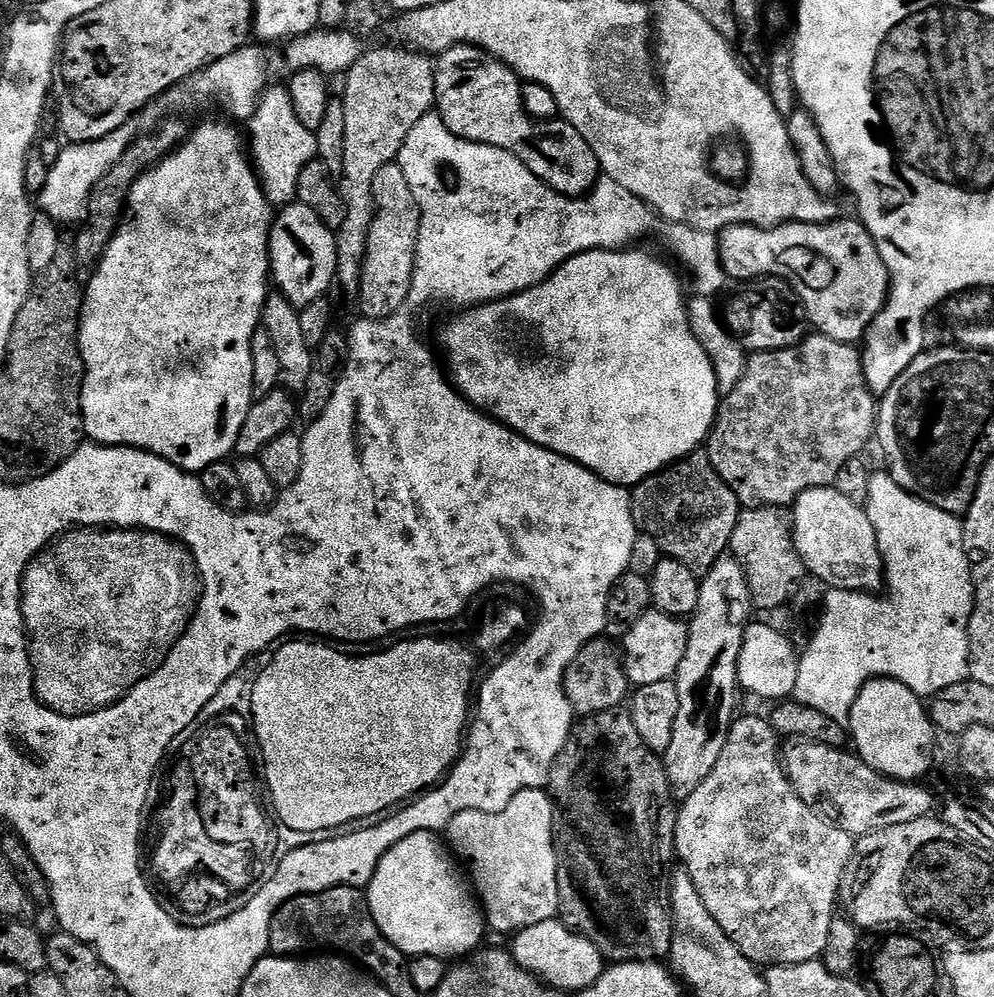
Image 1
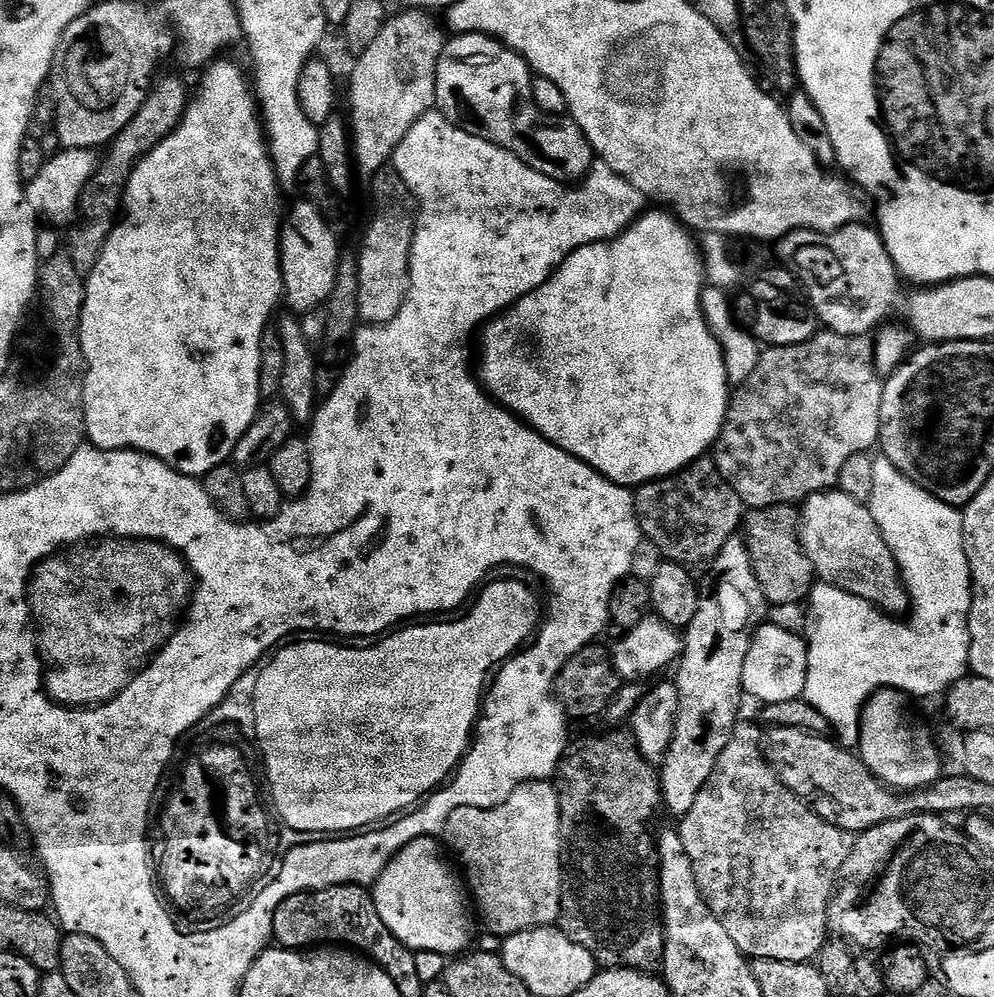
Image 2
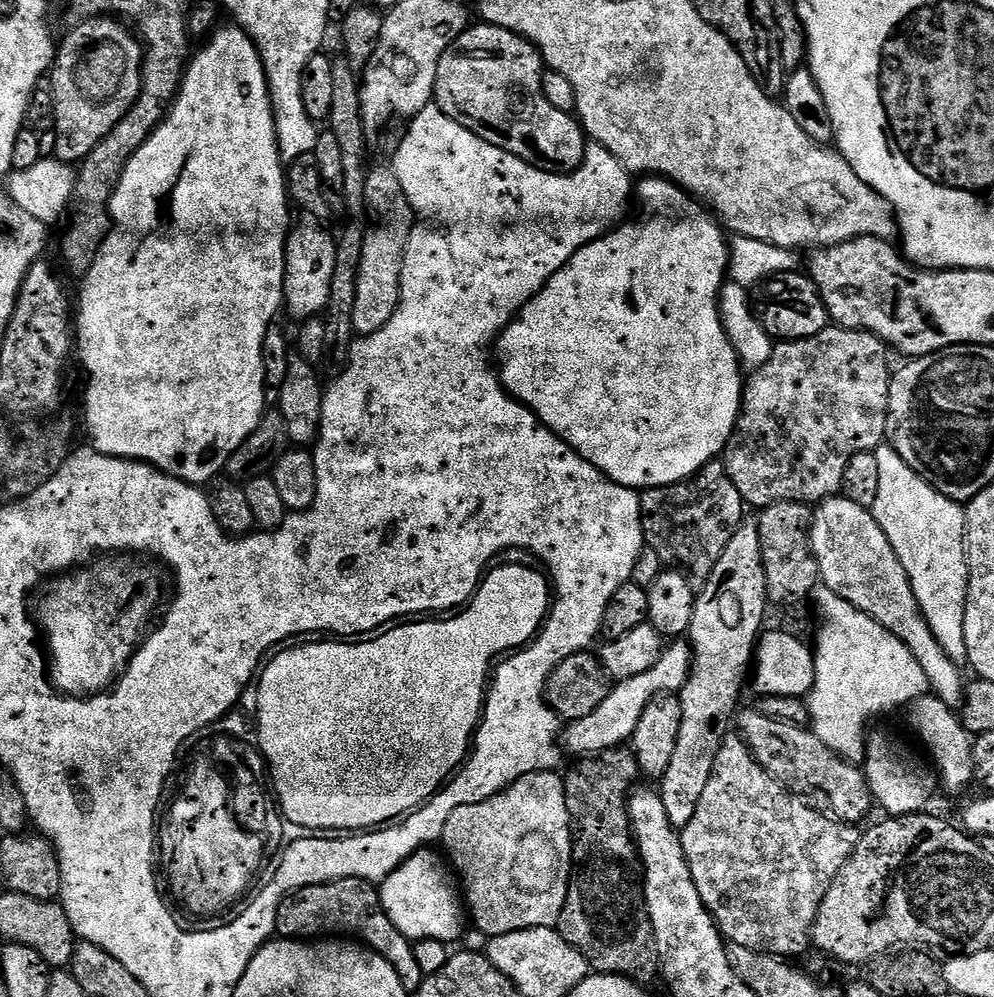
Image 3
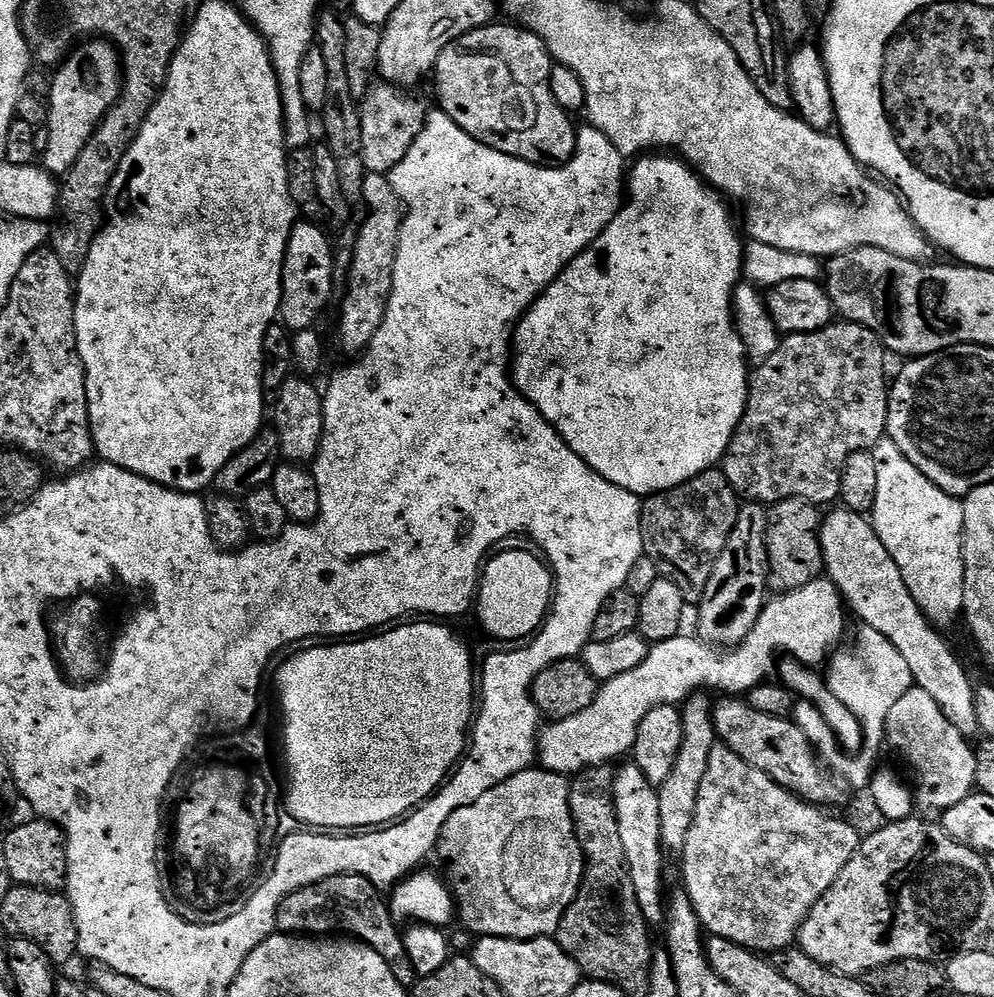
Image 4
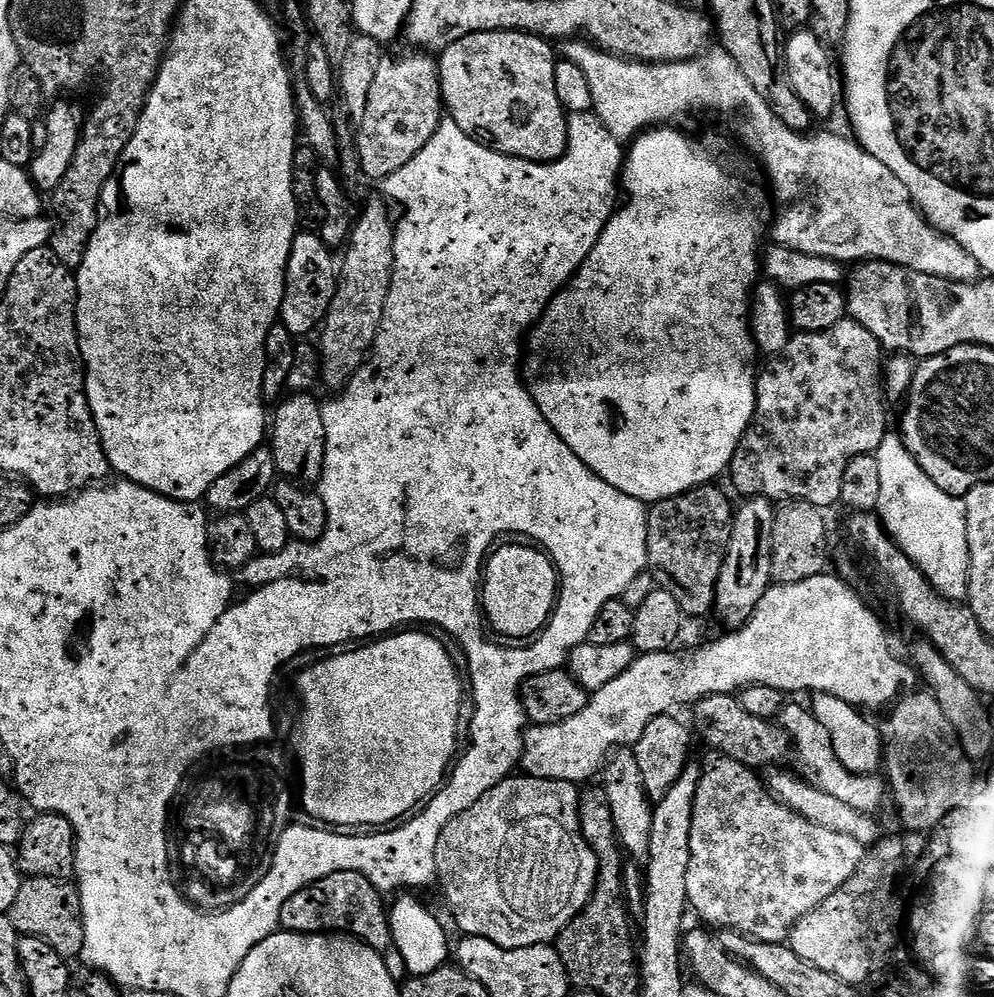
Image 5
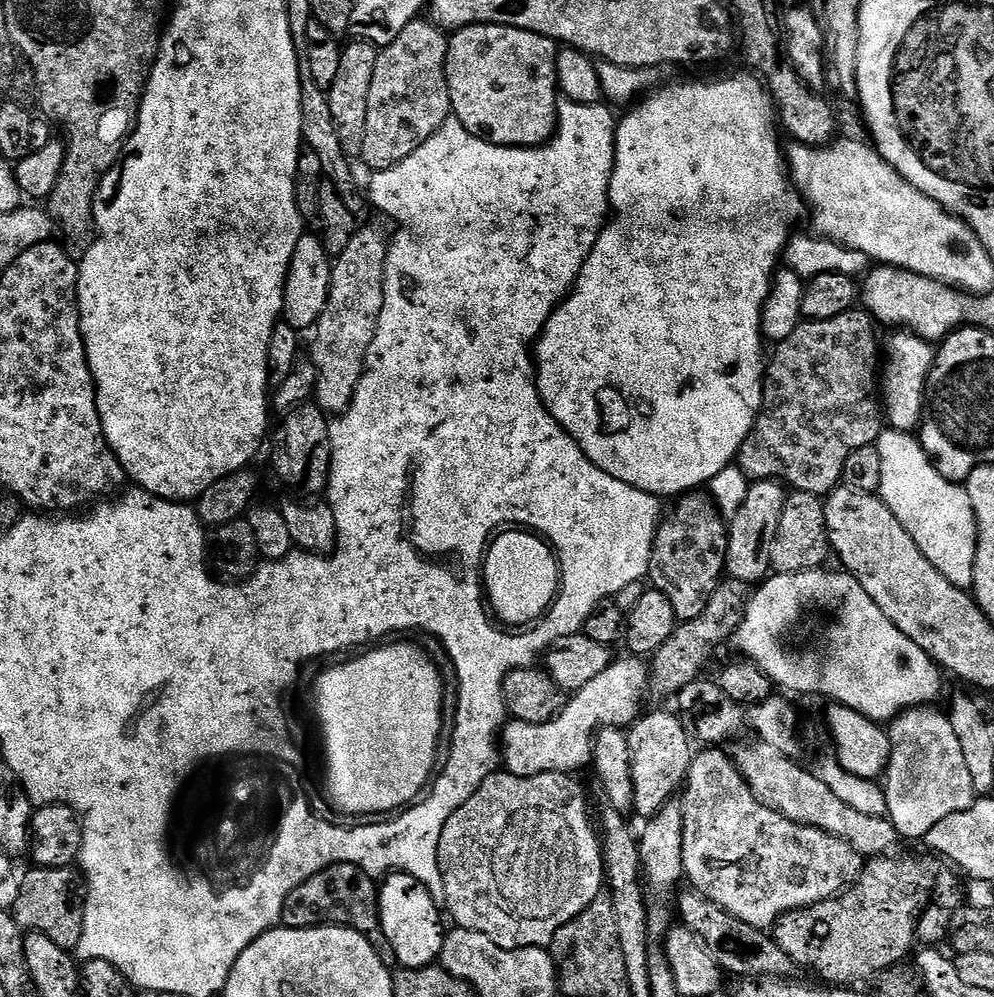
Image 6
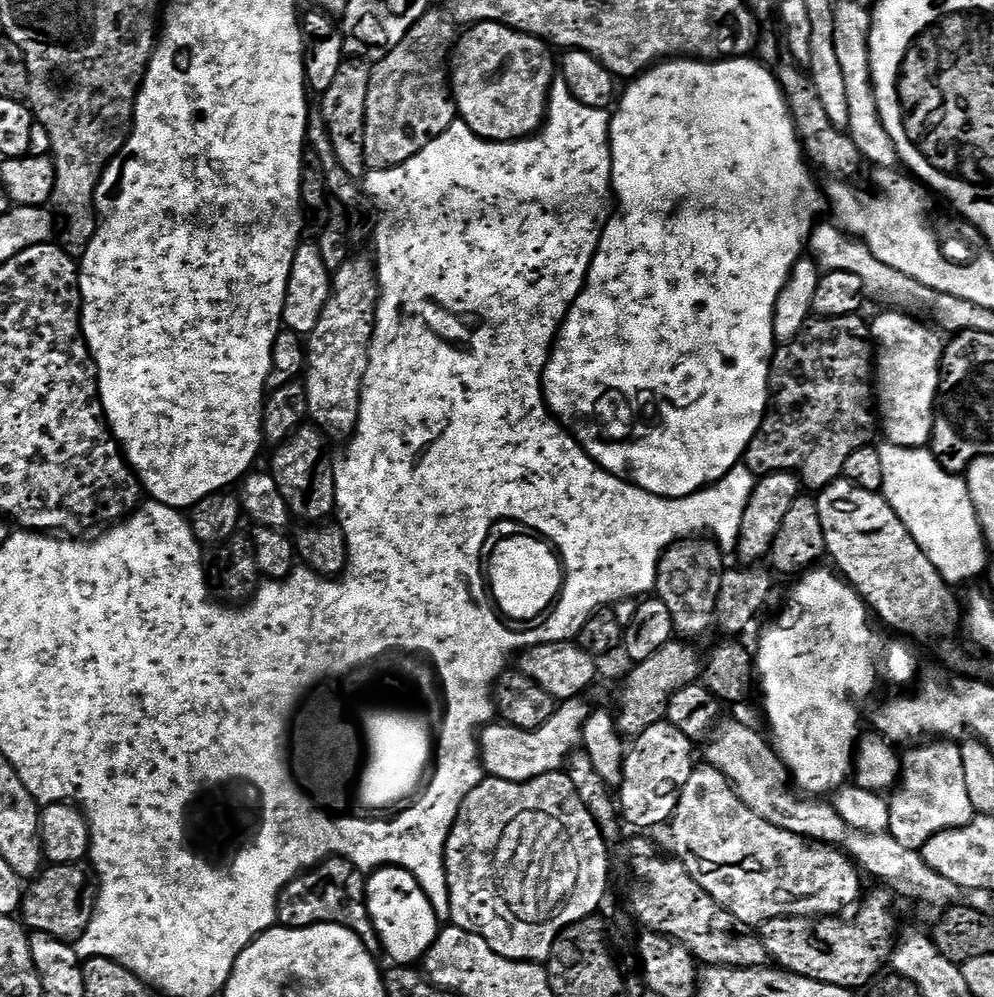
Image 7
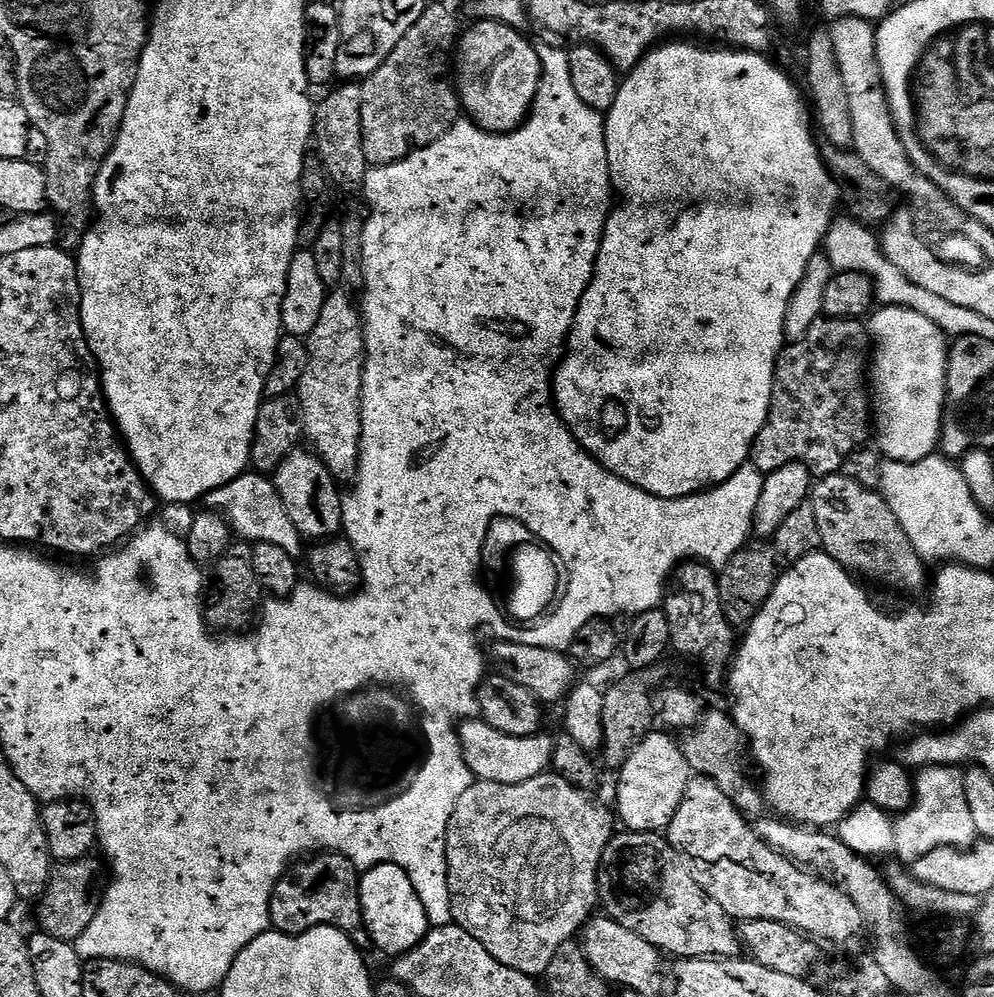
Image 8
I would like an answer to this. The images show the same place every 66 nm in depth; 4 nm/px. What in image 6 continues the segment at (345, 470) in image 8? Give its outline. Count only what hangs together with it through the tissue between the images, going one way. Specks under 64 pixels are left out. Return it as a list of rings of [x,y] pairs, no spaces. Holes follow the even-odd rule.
[[[357,227],[350,246],[335,257],[330,294],[322,318],[318,318],[312,336],[310,359],[316,367],[314,403],[326,414],[343,414],[354,398],[354,390],[364,373],[364,363],[384,305],[384,271],[389,241],[376,228]]]

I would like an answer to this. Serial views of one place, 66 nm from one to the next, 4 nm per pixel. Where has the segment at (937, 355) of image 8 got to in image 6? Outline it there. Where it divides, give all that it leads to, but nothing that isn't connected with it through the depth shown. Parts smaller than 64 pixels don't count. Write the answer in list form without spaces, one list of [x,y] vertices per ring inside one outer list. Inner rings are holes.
[[[896,330],[891,335],[882,364],[882,408],[887,423],[895,431],[912,434],[919,429],[920,417],[924,415],[924,392],[928,388],[934,348],[929,341],[907,330]]]

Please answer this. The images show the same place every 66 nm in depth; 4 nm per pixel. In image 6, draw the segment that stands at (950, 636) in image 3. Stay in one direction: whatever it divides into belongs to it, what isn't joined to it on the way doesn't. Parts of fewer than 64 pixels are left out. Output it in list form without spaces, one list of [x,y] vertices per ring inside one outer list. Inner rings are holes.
[[[885,430],[880,433],[875,443],[878,454],[882,458],[882,482],[880,483],[879,497],[884,505],[906,526],[906,534],[918,542],[918,550],[930,558],[934,570],[942,574],[954,586],[968,590],[971,589],[976,565],[976,519],[974,510],[970,506],[970,494],[963,483],[947,480],[938,474],[932,465],[932,459],[924,453],[919,439],[915,435],[895,430]]]

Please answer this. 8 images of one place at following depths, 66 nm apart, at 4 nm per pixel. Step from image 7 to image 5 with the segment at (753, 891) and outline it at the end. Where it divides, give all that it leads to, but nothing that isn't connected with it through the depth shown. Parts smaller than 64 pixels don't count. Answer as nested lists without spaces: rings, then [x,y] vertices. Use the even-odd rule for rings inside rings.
[[[709,751],[707,755],[708,757],[700,764],[700,781],[694,798],[694,818],[690,826],[690,870],[686,870],[686,894],[691,911],[693,913],[696,911],[705,920],[701,920],[705,925],[717,924],[717,929],[720,930],[740,932],[743,936],[751,936],[753,940],[783,944],[787,941],[788,933],[797,921],[806,914],[810,914],[814,906],[826,902],[826,898],[830,898],[830,894],[834,894],[834,890],[842,887],[854,874],[854,870],[858,870],[858,866],[864,860],[866,846],[858,842],[858,838],[850,838],[850,834],[838,834],[838,830],[818,826],[809,820],[803,823],[798,822],[797,817],[789,813],[788,807],[781,804],[768,791],[765,781],[761,777],[760,780],[756,777],[759,775],[753,769],[721,752]]]

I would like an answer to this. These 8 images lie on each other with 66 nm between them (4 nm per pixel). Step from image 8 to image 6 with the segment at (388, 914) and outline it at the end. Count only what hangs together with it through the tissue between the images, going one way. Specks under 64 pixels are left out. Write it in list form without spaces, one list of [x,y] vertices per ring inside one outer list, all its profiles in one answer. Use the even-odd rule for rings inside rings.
[[[393,872],[379,885],[378,895],[380,931],[384,933],[384,943],[394,950],[397,965],[400,968],[433,967],[440,959],[446,928],[440,925],[441,909],[430,890],[410,874]]]

